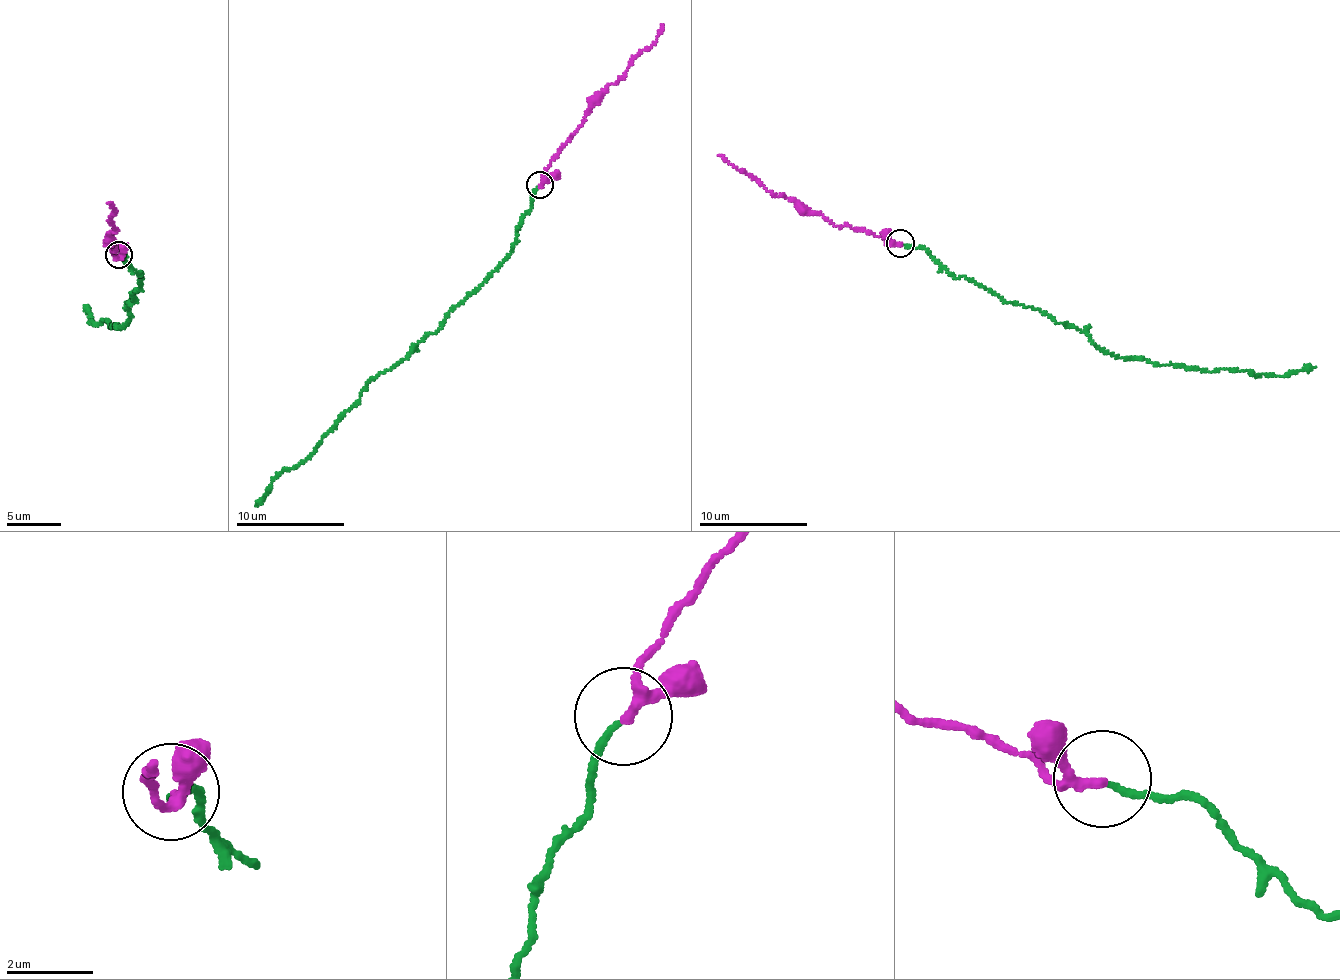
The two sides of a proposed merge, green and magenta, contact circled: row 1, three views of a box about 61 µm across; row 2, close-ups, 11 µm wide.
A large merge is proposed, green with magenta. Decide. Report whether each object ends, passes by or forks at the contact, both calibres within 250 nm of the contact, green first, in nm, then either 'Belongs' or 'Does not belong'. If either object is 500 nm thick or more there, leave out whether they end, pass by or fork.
At the ring green ends. At the ring magenta passes by. Thickness 140 nm (green) against 190 nm. Does not belong

